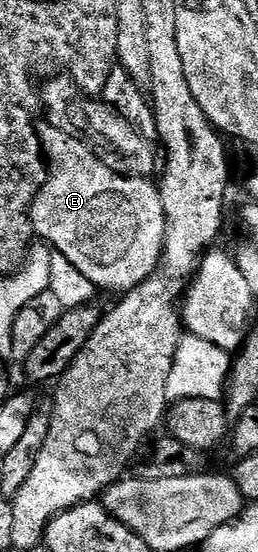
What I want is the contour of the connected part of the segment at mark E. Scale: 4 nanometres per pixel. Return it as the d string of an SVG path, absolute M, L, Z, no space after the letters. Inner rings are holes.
M38 124L38 137L48 165L44 186L30 203L30 226L35 237L47 240L80 275L98 288L125 294L140 286L158 268L162 247L166 245L166 215L158 184L140 176L121 176L108 170L104 162L80 138L56 130L56 126Z

